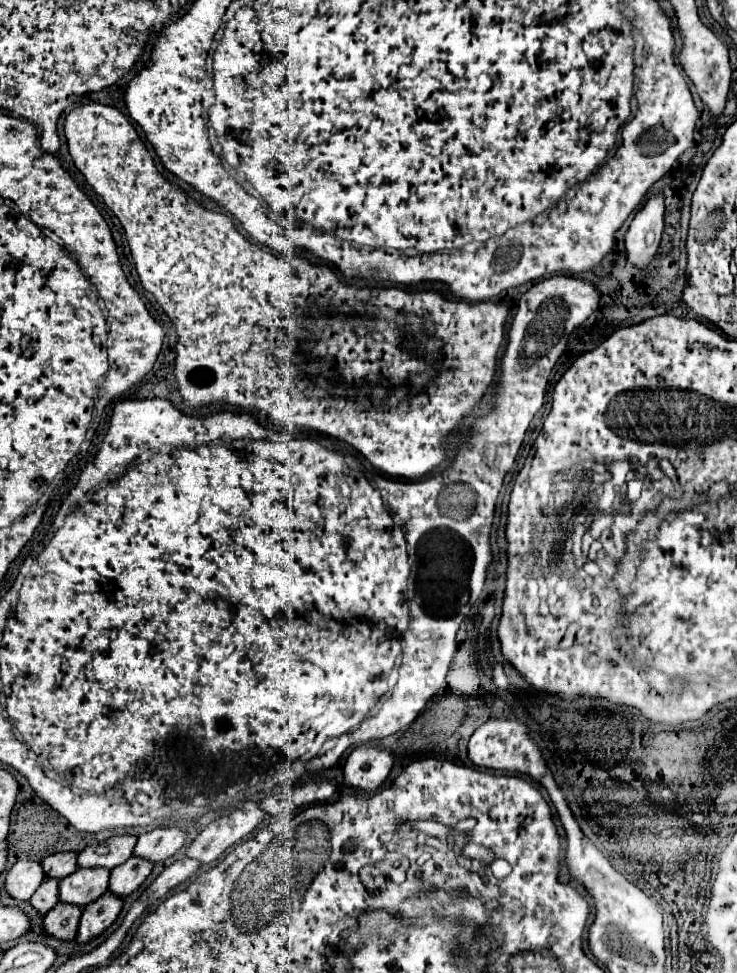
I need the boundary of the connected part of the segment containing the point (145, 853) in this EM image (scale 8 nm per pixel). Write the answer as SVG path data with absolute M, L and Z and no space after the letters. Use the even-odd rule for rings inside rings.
M175 825L155 827L153 831L139 835L133 855L159 863L159 861L165 861L171 855L175 855L185 843L187 843L187 833L183 829L179 829Z

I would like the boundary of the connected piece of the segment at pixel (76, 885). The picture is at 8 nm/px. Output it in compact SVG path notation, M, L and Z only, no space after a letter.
M79 867L75 873L61 879L59 901L85 907L99 895L103 895L107 891L107 885L109 885L109 871Z

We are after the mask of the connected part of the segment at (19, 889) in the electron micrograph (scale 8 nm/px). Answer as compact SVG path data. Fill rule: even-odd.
M23 859L23 861L17 861L7 873L5 887L11 897L27 901L43 881L45 881L45 871L41 871L41 863Z

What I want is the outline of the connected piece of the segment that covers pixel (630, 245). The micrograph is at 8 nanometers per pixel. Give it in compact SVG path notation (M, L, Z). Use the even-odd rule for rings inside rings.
M651 195L643 209L639 209L625 235L625 247L631 263L639 269L647 267L657 253L661 233L663 233L663 195Z

